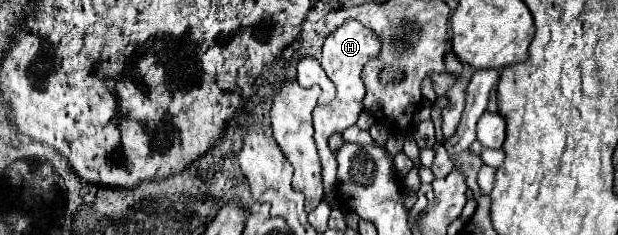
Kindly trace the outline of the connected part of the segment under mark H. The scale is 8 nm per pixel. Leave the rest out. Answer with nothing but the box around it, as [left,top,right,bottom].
[312,20,382,196]

